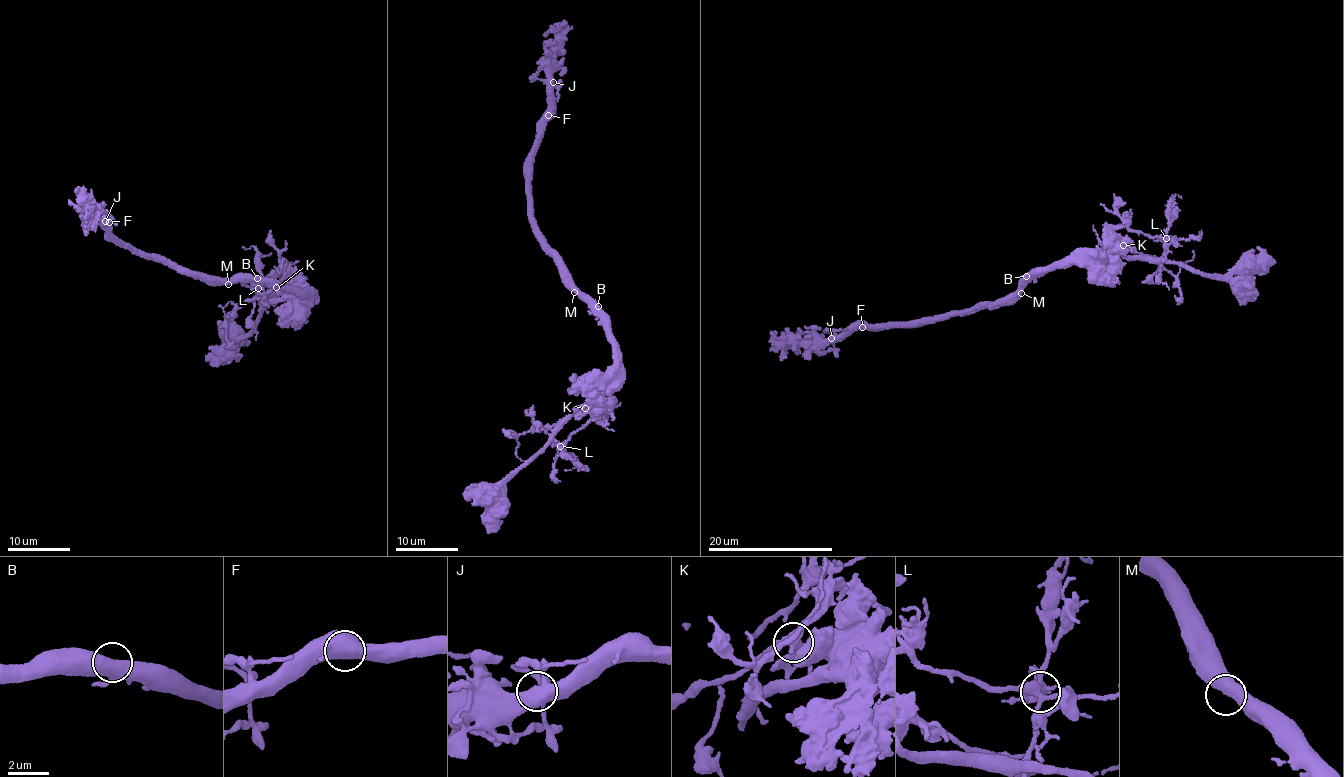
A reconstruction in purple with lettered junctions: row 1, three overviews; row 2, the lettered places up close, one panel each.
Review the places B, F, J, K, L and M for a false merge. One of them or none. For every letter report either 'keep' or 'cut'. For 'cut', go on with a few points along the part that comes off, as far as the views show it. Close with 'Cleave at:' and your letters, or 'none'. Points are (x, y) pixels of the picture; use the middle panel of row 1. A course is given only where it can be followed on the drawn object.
B: keep
F: keep
J: keep
K: cut; course (584, 408), (603, 405), (601, 412), (560, 445), (539, 426), (532, 431)
L: keep
M: keep
Cleave at: K

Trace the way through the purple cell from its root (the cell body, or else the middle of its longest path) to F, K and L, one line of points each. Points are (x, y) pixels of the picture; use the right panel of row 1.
F: (1017, 290), (989, 307), (982, 306), (965, 313), (862, 327)
K: (1017, 290), (1034, 276), (1059, 266), (1088, 263), (1123, 246)
L: (1017, 290), (1036, 275), (1063, 264), (1091, 260), (1108, 250), (1109, 236), (1119, 226), (1152, 237), (1166, 238)

